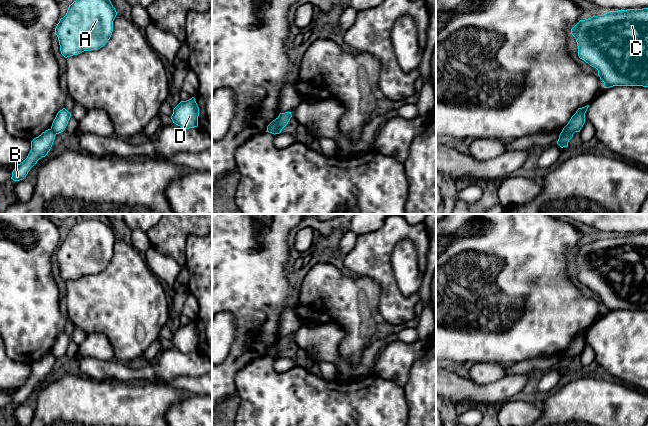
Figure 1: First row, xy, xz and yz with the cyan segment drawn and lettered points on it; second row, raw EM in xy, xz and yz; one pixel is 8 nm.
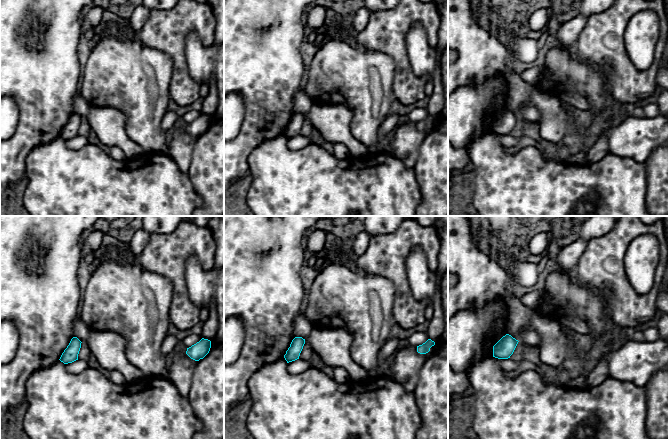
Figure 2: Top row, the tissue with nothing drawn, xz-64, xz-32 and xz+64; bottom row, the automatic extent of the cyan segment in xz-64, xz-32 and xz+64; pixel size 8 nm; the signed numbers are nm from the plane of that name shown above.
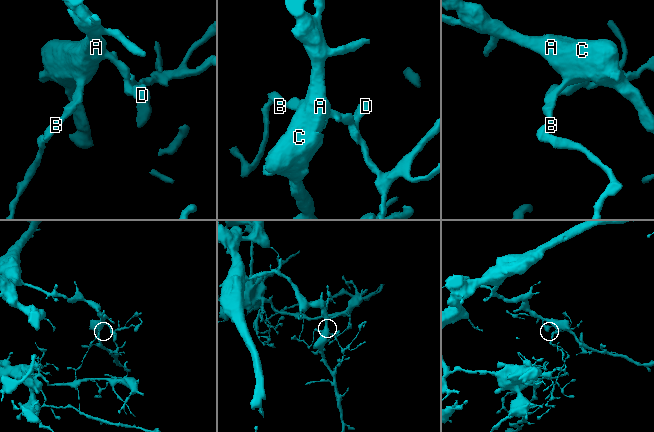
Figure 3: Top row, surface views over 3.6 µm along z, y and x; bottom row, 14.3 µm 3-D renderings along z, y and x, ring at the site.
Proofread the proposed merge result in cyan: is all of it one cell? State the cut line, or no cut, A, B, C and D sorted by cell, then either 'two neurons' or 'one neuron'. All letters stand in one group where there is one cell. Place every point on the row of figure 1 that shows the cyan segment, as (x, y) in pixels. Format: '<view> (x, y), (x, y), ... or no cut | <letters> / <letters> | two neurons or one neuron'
xz (278, 118), (275, 133) | A C D / B | two neurons

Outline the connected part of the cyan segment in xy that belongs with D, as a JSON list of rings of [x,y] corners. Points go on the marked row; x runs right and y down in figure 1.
[[[192,97],[187,101],[181,101],[174,109],[171,119],[173,123],[183,129],[198,126],[199,107]]]

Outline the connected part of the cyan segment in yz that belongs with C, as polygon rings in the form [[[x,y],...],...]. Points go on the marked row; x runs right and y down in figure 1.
[[[648,8],[609,11],[580,20],[572,29],[578,56],[598,70],[604,88],[648,87]]]

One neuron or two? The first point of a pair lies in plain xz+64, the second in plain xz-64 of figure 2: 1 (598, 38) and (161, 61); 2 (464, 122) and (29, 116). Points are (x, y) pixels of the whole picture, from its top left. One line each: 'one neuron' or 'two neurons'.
1: two neurons
2: two neurons

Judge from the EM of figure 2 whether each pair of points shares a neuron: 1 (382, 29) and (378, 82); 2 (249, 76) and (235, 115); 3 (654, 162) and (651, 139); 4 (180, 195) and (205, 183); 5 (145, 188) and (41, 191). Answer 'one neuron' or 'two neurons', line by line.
1: two neurons
2: two neurons
3: two neurons
4: two neurons
5: one neuron

